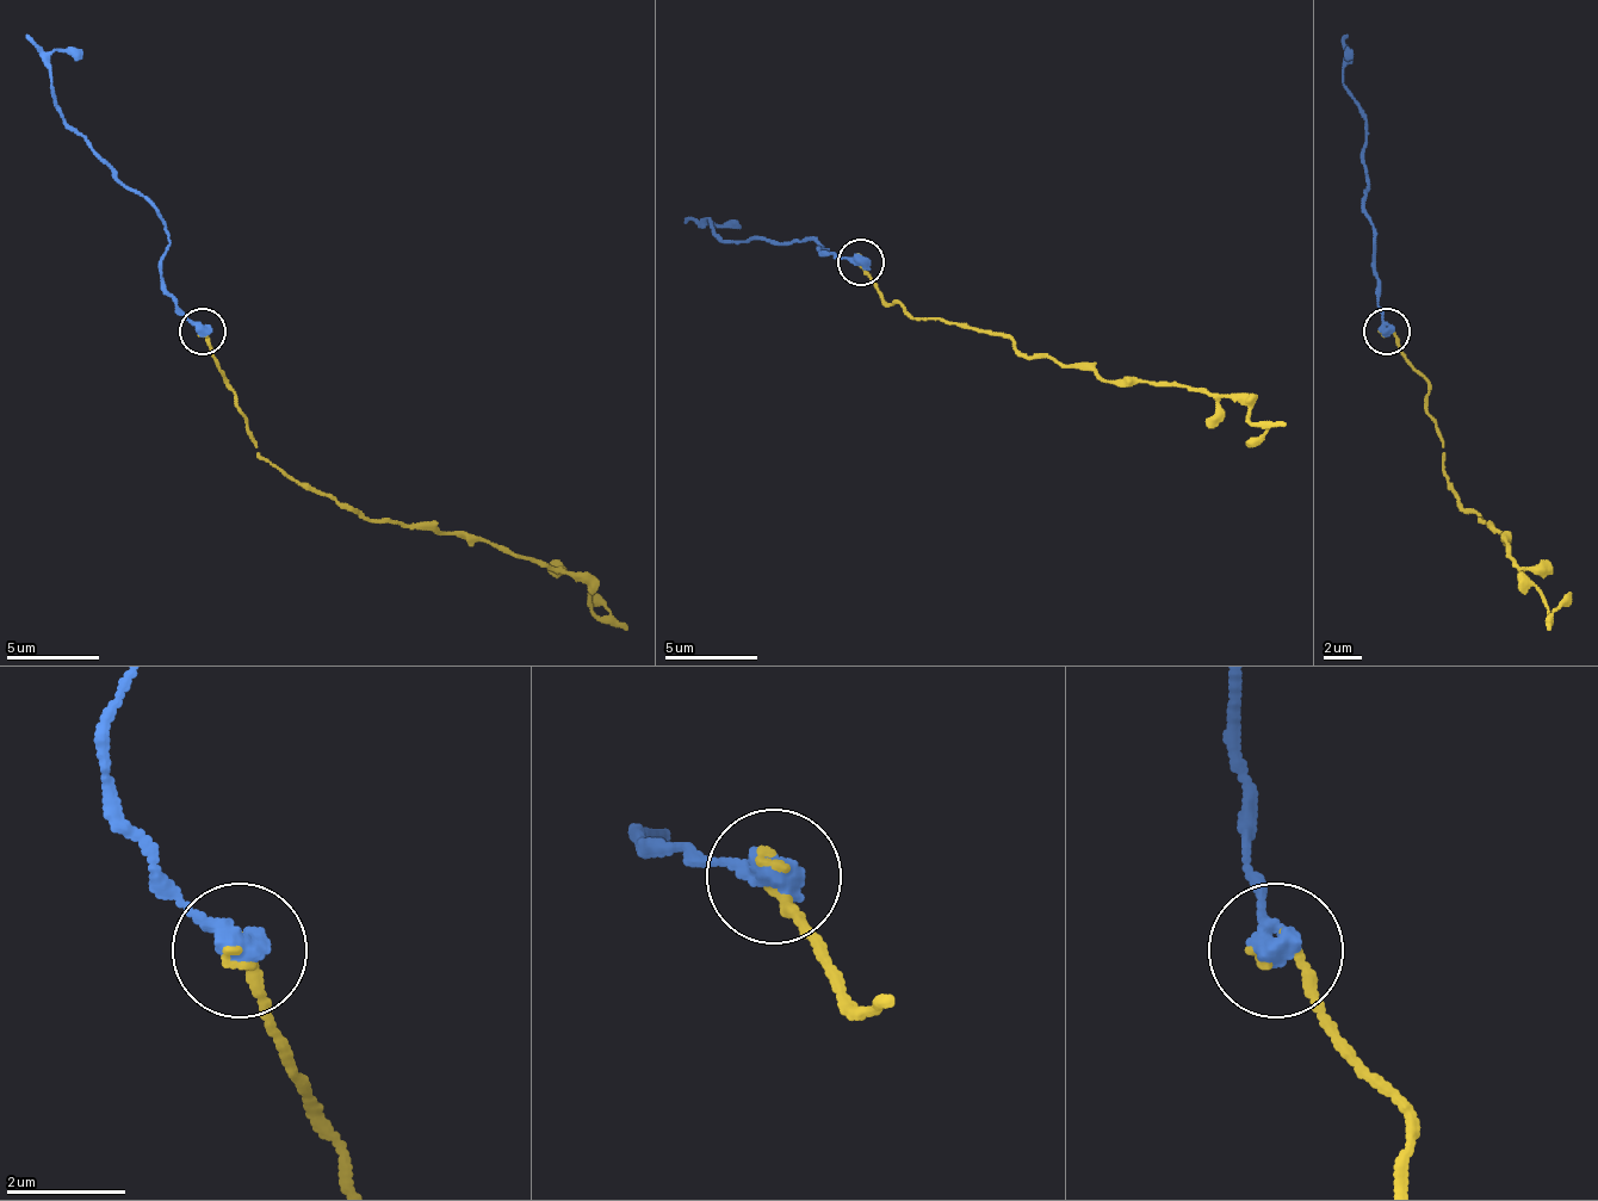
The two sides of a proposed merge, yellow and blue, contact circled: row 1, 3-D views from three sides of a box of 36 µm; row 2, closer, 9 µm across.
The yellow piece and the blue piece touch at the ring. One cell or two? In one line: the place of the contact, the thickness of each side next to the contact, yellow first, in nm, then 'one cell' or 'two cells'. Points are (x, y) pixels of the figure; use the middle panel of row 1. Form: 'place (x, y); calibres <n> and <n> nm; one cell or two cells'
place (861, 262); calibres 200 and 500 nm; one cell

